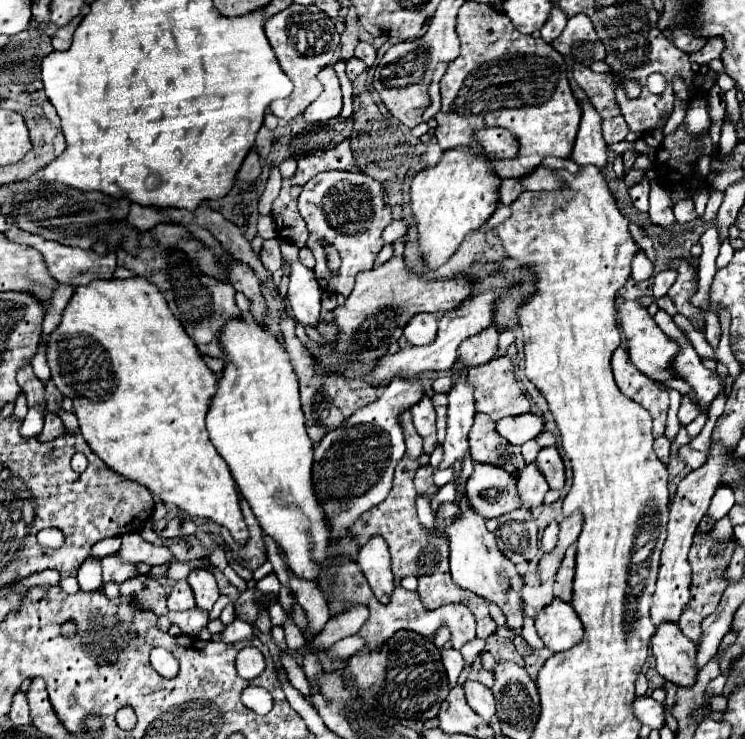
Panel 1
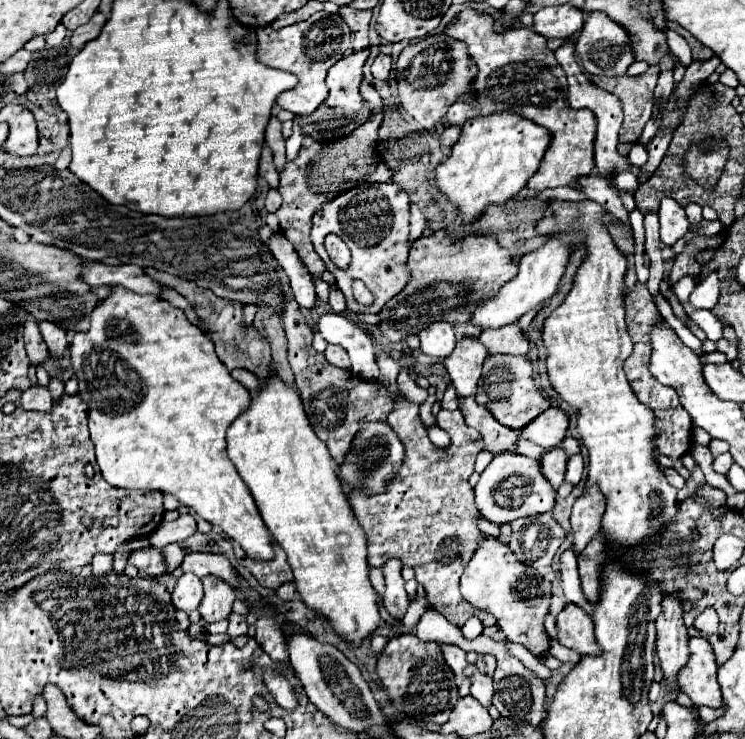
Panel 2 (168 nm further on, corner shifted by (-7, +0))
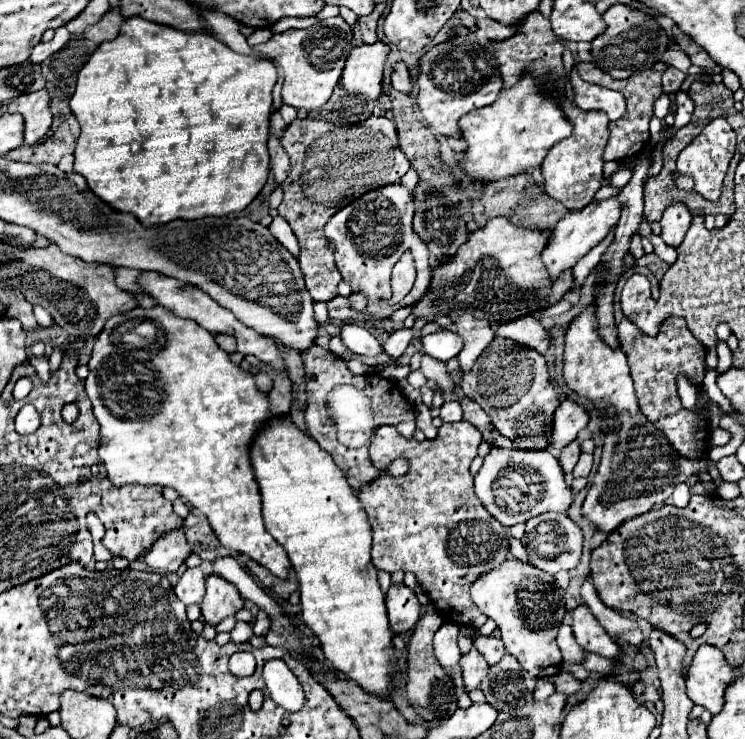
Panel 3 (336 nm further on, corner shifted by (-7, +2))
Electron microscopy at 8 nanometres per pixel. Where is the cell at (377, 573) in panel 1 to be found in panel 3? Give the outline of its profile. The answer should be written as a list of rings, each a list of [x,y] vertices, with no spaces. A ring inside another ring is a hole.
[[[391,585],[387,591],[387,611],[389,623],[395,635],[413,629],[421,617],[421,605],[415,593],[405,585]]]

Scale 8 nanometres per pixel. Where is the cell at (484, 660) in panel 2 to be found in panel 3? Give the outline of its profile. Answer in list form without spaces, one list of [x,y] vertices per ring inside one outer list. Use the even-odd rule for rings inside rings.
[[[475,637],[475,647],[485,657],[489,665],[497,665],[497,661],[505,655],[505,645],[495,637]]]

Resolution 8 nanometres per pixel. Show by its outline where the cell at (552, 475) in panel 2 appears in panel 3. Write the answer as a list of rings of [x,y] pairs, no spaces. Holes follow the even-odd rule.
[[[579,441],[569,443],[569,445],[561,451],[559,463],[561,463],[561,469],[563,469],[563,473],[567,475],[567,479],[571,479],[571,471],[573,471],[573,467],[575,467],[575,463],[579,461],[579,455],[581,455],[581,445],[579,445]]]

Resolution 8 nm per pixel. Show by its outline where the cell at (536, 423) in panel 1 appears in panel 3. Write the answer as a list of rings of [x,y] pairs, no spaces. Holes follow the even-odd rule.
[[[563,399],[559,409],[555,411],[555,423],[553,423],[553,433],[551,433],[551,445],[549,445],[549,453],[553,453],[555,457],[559,457],[561,449],[565,445],[569,445],[571,441],[575,441],[577,433],[589,423],[589,415],[587,411],[577,405],[571,399]]]

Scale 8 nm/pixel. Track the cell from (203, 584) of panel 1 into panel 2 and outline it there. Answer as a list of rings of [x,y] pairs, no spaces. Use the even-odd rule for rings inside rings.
[[[215,575],[203,577],[205,597],[199,605],[199,613],[207,623],[221,621],[231,613],[231,605],[235,601],[235,591],[225,583],[223,579],[217,579]]]

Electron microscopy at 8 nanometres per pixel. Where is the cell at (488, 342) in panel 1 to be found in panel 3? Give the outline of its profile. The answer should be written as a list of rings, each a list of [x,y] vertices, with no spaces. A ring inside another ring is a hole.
[[[519,317],[519,319],[513,319],[509,323],[503,323],[497,329],[497,337],[513,339],[513,341],[517,341],[521,345],[527,345],[529,349],[535,349],[535,351],[543,353],[543,355],[547,353],[549,341],[551,341],[549,329],[543,327],[533,317]]]

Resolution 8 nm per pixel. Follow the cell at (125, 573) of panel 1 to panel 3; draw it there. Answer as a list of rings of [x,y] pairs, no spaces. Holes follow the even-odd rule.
[[[171,531],[163,537],[159,537],[151,551],[141,557],[141,561],[145,561],[149,567],[157,569],[157,571],[177,571],[179,565],[191,555],[191,547],[185,539],[183,531]]]

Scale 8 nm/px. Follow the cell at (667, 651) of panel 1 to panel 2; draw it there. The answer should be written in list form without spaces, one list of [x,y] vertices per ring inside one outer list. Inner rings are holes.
[[[691,637],[689,651],[689,663],[685,663],[681,673],[677,673],[679,689],[687,693],[695,705],[717,709],[723,703],[723,697],[717,683],[717,663],[713,649],[707,639]]]

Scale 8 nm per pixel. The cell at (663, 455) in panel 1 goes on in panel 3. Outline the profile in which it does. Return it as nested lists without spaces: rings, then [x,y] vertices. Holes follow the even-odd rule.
[[[681,483],[681,485],[675,487],[675,491],[673,491],[669,503],[673,503],[675,507],[685,507],[685,505],[689,505],[689,497],[691,497],[689,487],[687,487],[685,483]]]

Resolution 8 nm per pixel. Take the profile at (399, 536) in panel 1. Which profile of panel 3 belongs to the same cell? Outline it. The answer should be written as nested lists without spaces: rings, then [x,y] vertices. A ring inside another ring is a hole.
[[[467,421],[443,423],[435,441],[417,443],[401,437],[401,457],[409,459],[409,473],[405,477],[381,475],[359,491],[373,527],[373,565],[387,573],[415,573],[445,621],[473,627],[481,627],[487,617],[473,605],[469,585],[479,573],[501,565],[509,553],[507,529],[487,513],[473,491],[469,465],[477,457],[481,439],[481,431]]]

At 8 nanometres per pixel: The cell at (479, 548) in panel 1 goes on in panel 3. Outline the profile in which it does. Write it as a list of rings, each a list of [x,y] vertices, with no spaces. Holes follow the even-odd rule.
[[[507,559],[499,569],[481,575],[471,585],[471,597],[475,605],[497,623],[507,653],[511,653],[531,677],[553,677],[561,671],[563,659],[555,639],[563,623],[565,601],[553,575],[517,559]],[[543,627],[553,627],[553,631],[547,635]]]

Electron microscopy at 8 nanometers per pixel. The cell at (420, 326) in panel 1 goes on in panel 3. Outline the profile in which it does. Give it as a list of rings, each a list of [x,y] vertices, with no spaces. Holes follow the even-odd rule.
[[[439,331],[433,335],[427,335],[421,339],[423,351],[439,361],[449,361],[457,357],[457,353],[463,349],[463,339],[453,331]]]

